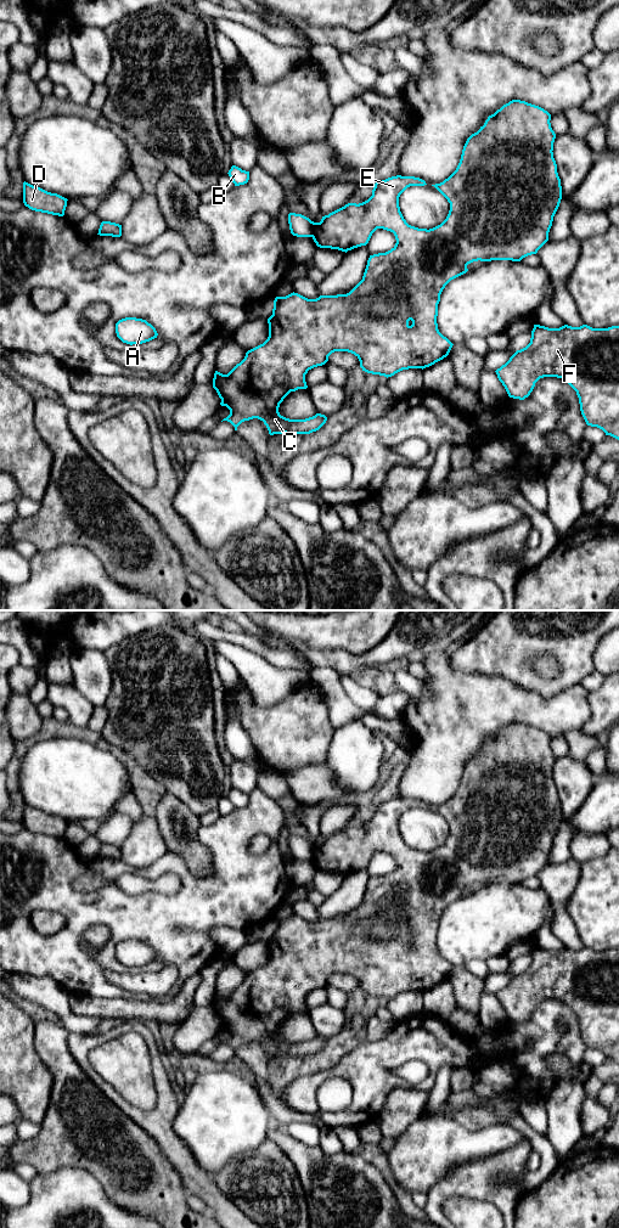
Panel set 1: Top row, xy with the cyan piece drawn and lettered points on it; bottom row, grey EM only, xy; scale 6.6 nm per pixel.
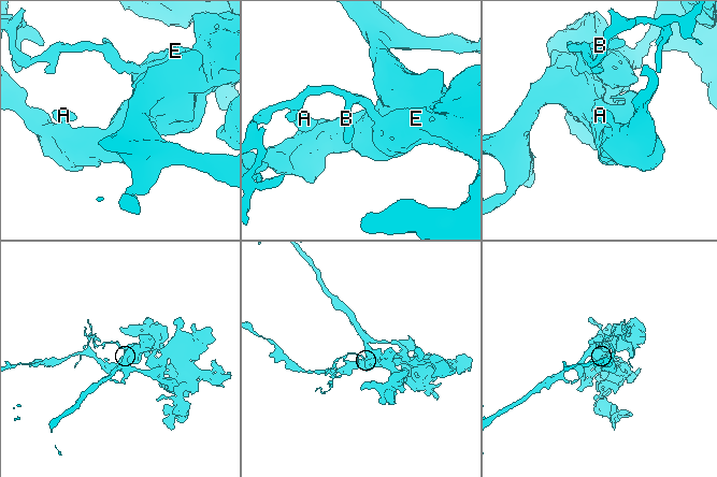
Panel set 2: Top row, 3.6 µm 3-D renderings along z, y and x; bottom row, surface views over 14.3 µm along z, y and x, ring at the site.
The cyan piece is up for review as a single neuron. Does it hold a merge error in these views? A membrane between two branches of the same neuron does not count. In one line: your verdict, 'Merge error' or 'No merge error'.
Merge error

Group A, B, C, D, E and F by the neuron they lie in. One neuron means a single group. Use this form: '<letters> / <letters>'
A C E F / B D

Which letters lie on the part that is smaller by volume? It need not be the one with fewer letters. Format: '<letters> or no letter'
B, D

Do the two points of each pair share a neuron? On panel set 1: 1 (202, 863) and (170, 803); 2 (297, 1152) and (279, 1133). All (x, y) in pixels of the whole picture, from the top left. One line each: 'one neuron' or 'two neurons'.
1: one neuron
2: one neuron

